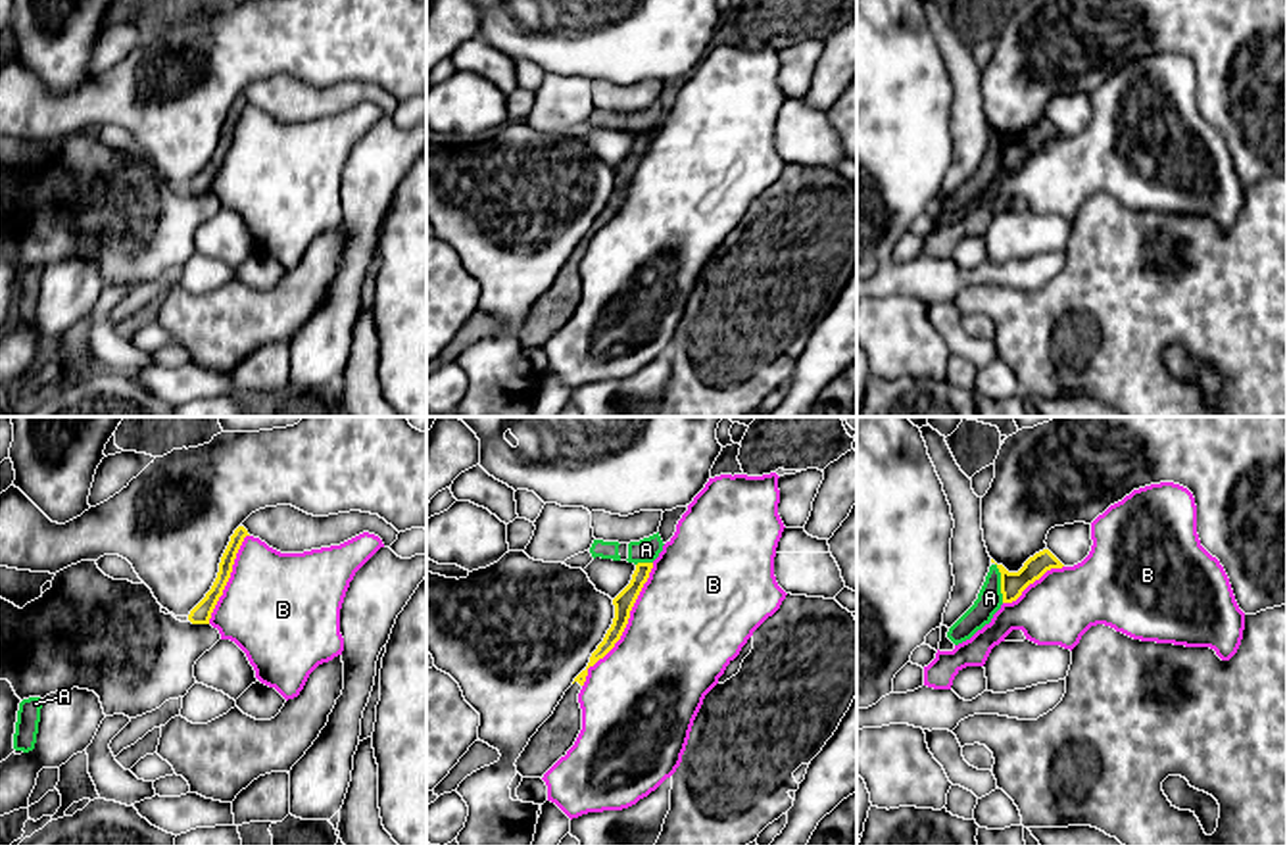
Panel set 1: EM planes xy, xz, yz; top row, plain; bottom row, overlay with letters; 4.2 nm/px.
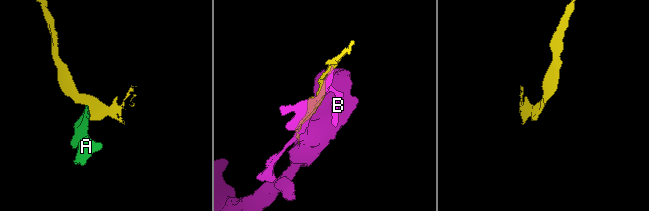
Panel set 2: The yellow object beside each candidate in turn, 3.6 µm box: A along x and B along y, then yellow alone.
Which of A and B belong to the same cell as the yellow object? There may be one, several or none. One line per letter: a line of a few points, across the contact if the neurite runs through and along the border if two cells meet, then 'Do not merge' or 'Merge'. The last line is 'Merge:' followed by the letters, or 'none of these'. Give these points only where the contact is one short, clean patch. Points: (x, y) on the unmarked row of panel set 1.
A: Line: yz (995, 133), (1003, 171). Do not merge
B: Do not merge
Merge: none of these

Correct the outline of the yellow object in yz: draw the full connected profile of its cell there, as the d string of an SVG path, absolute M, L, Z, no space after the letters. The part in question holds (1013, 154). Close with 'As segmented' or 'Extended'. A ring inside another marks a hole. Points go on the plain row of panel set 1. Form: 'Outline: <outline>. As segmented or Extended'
Outline: M1043 119L1030 127L1018 142L1008 142L1003 134L997 134L1001 142L1003 173L1016 171L1022 161L1039 150L1051 138L1062 138L1064 134L1049 121Z. As segmented

